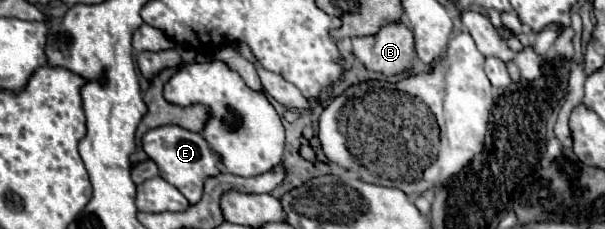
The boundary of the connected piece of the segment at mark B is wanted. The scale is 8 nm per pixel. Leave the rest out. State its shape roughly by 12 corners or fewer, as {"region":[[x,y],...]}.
{"region":[[385,25],[353,39],[353,55],[369,71],[405,73],[415,59],[413,31]]}

